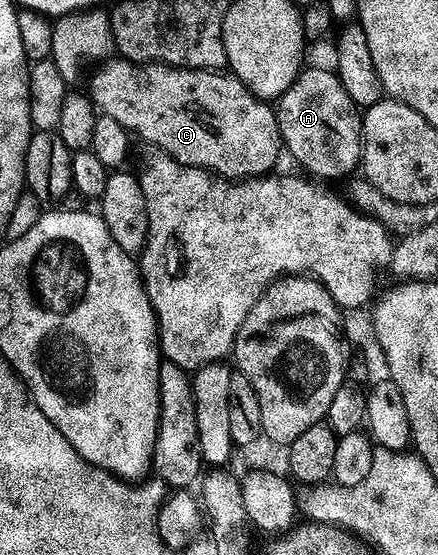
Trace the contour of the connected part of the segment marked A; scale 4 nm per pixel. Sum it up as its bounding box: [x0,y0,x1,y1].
[276,68,362,178]

